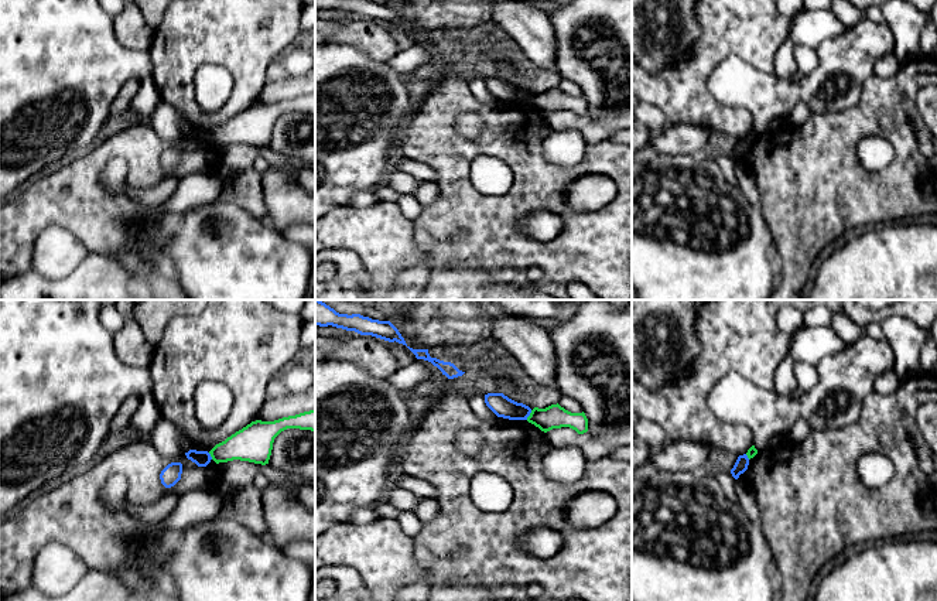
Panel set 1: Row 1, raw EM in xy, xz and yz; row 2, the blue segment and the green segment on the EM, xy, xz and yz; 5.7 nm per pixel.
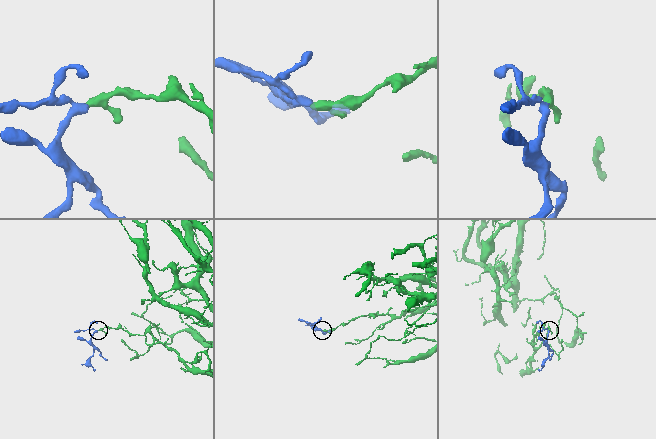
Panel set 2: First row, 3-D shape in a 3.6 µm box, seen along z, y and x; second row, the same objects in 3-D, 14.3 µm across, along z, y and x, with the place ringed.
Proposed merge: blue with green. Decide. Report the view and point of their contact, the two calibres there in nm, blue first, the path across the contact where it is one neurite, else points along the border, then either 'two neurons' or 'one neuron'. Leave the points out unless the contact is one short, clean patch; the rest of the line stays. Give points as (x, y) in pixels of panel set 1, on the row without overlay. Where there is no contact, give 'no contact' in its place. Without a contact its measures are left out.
meets blue in xz at (529, 98); 120 nm thick on the blue side, 140 nm on the other; border along xz (532, 94), (526, 102); two neurons

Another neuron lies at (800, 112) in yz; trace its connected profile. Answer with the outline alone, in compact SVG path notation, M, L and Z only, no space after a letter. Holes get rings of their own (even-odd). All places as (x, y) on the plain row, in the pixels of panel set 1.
M798 102L794 109L793 109L793 113L791 113L791 120L793 120L793 124L803 124L807 117L810 116L810 109L808 106L804 103L804 102Z

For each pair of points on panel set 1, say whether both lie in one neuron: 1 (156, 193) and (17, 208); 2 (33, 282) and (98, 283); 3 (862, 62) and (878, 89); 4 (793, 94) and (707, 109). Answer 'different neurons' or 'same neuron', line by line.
1: different neurons
2: same neuron
3: different neurons
4: different neurons

